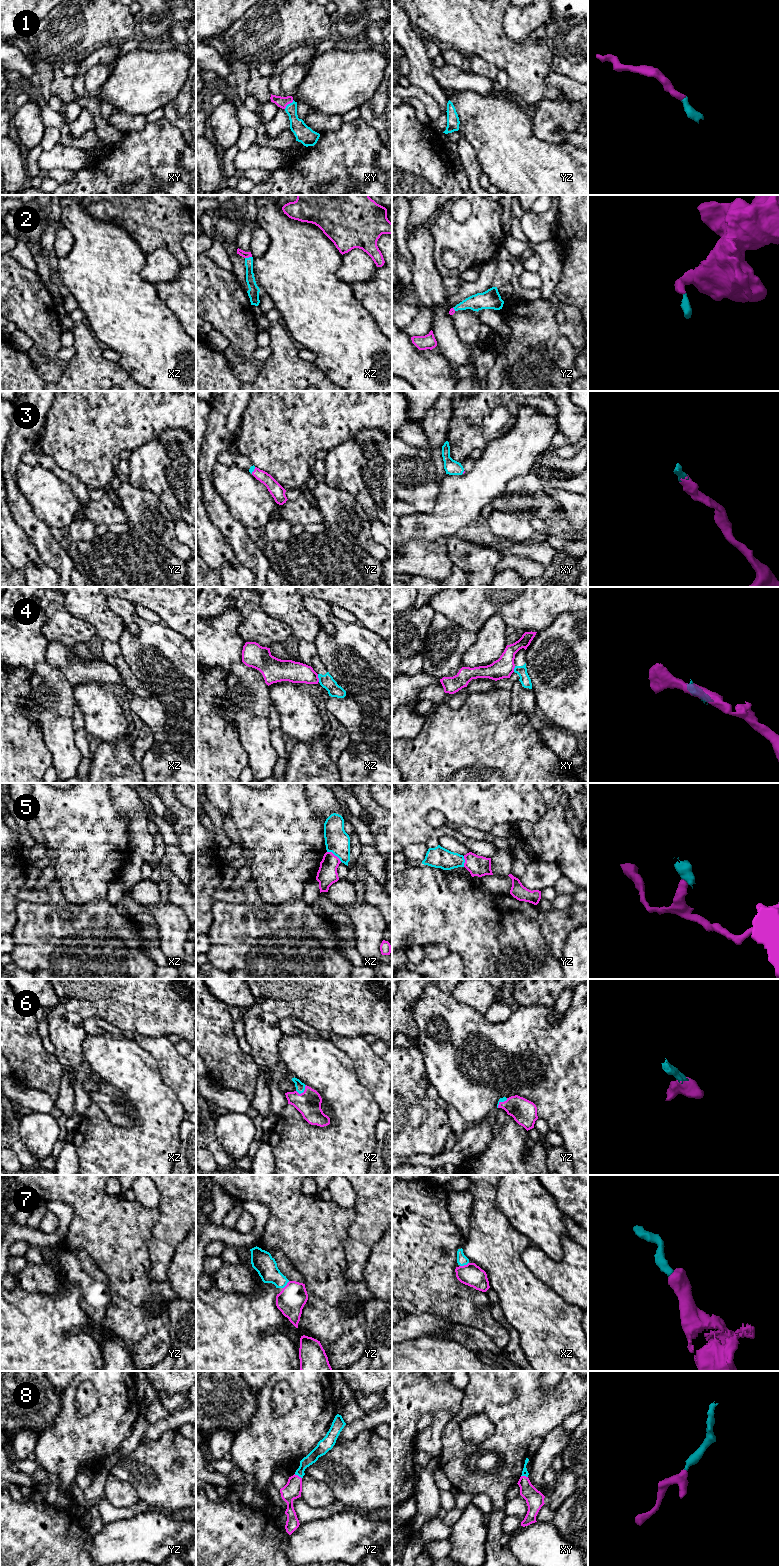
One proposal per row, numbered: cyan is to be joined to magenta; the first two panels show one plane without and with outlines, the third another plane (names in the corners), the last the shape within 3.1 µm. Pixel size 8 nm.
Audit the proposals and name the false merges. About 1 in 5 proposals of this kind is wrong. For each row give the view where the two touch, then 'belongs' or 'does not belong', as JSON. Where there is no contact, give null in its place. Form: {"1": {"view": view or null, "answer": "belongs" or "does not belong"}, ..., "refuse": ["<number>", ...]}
{"1": {"view": "xy", "answer": "belongs"}, "2": {"view": "xz", "answer": "belongs"}, "3": {"view": "yz", "answer": "belongs"}, "4": {"view": "xz", "answer": "does not belong"}, "5": {"view": "xz", "answer": "does not belong"}, "6": {"view": "xz", "answer": "belongs"}, "7": {"view": "xz", "answer": "belongs"}, "8": {"view": "yz", "answer": "belongs"}, "refuse": ["4", "5"]}

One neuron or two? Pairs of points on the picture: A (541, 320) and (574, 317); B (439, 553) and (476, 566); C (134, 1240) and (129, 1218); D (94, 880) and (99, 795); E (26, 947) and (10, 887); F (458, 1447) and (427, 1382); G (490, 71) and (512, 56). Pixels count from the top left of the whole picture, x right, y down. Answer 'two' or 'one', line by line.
A: one
B: two
C: one
D: one
E: two
F: two
G: two

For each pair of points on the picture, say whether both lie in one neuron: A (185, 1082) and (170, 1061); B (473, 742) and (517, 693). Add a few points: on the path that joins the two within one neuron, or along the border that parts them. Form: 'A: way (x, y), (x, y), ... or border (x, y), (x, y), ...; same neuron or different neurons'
A: way (182, 1077), (172, 1066); same neuron
B: border (509, 691), (510, 709), (528, 716); different neurons

